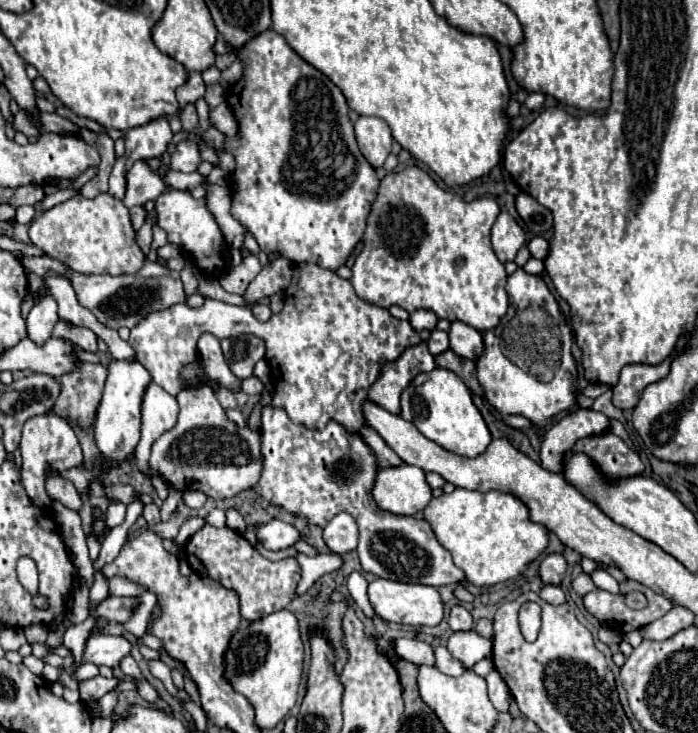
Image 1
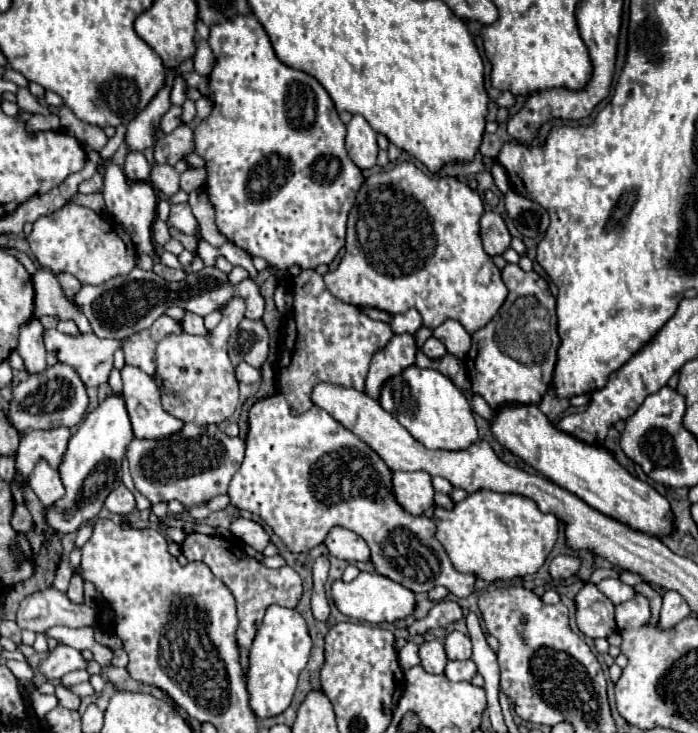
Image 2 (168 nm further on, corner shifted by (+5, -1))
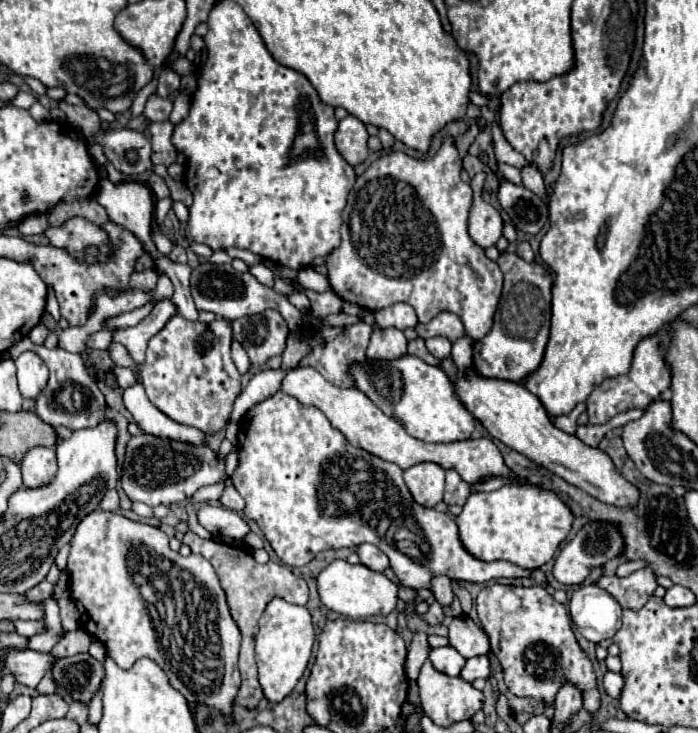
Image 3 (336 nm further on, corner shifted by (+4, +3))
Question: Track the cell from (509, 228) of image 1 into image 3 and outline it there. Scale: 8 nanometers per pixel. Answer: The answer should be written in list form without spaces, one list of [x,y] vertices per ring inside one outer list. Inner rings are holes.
[[[474,178],[472,182],[472,188],[474,188],[474,204],[470,208],[470,220],[468,220],[468,232],[472,236],[472,240],[482,246],[482,248],[490,248],[498,242],[498,238],[502,236],[502,228],[504,228],[504,222],[502,222],[502,216],[500,212],[490,206],[488,202],[484,202],[480,198],[480,192],[482,192],[482,186],[478,182],[478,178]]]

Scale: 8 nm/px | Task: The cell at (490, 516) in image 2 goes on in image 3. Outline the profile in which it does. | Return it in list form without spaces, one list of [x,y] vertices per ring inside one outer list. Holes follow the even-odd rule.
[[[508,484],[508,486],[502,486],[494,492],[474,492],[468,496],[462,512],[456,516],[462,546],[474,558],[484,560],[484,562],[506,560],[506,562],[512,562],[512,564],[526,568],[526,570],[540,568],[548,560],[552,560],[560,542],[568,536],[572,520],[574,520],[572,512],[566,508],[566,504],[554,492],[546,492],[534,484],[524,484],[524,486]]]

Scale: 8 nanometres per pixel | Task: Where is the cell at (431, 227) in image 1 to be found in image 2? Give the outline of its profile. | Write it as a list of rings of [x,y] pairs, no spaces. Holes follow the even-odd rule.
[[[399,162],[391,170],[375,172],[355,194],[355,204],[347,222],[345,256],[341,258],[337,270],[327,272],[323,280],[329,292],[341,302],[369,306],[389,314],[401,314],[415,308],[423,318],[423,326],[431,330],[445,320],[455,318],[469,334],[475,334],[497,314],[507,296],[501,272],[483,250],[479,238],[481,214],[481,196],[457,178],[429,178],[411,162]]]

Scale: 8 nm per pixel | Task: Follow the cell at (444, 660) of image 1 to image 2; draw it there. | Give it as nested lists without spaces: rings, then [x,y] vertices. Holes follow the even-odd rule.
[[[463,660],[463,662],[447,662],[445,676],[451,682],[471,682],[471,678],[477,674],[477,666],[473,660]]]

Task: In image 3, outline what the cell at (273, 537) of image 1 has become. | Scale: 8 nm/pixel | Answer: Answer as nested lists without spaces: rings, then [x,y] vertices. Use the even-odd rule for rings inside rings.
[[[204,504],[198,510],[198,520],[214,536],[226,536],[226,538],[242,540],[244,536],[250,534],[250,528],[244,522],[244,518],[240,518],[236,512],[222,508],[222,506]]]

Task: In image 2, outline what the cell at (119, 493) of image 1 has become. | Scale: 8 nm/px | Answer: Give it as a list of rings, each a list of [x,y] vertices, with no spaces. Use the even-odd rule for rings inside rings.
[[[119,484],[105,500],[105,508],[113,514],[129,514],[135,508],[135,498],[133,494],[125,488],[125,484]]]

